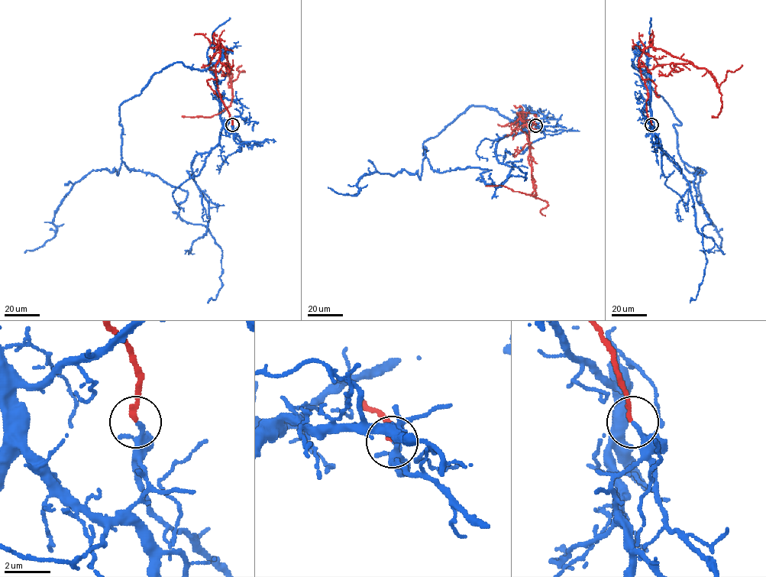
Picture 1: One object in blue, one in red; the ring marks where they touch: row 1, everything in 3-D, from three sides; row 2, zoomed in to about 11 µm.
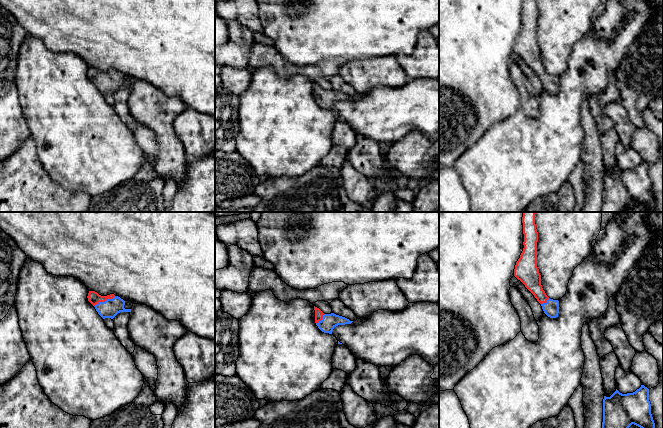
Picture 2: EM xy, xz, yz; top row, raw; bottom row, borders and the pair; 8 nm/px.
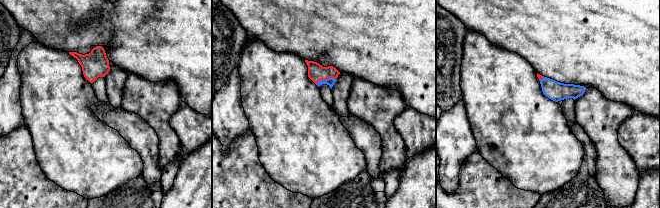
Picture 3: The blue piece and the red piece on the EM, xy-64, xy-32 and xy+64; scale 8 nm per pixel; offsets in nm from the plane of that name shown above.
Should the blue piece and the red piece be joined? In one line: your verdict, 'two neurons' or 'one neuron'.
two neurons

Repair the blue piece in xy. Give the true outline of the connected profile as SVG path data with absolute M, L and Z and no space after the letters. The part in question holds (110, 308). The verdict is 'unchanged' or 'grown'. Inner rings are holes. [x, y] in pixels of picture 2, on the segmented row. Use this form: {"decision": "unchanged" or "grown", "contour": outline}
{"decision": "unchanged", "contour": "M115 296L113 299L107 299L105 302L99 302L94 307L103 319L113 319L120 312L131 312L131 309L125 309L124 305L125 301Z"}

